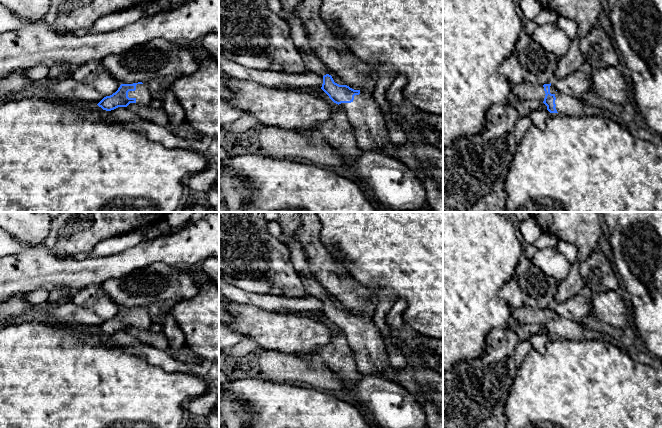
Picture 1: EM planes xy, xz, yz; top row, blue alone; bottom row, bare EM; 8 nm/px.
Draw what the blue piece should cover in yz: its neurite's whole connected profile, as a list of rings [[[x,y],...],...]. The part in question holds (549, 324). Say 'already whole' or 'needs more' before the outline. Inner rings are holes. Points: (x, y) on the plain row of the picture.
needs more; [[[551,307],[535,309],[535,323],[543,326],[550,337],[575,341],[599,339],[617,346],[622,351],[628,352],[628,348],[619,340],[605,333],[586,328],[580,323],[563,318],[557,315]]]

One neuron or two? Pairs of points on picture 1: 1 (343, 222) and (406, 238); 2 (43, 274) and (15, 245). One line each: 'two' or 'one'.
1: one
2: two

